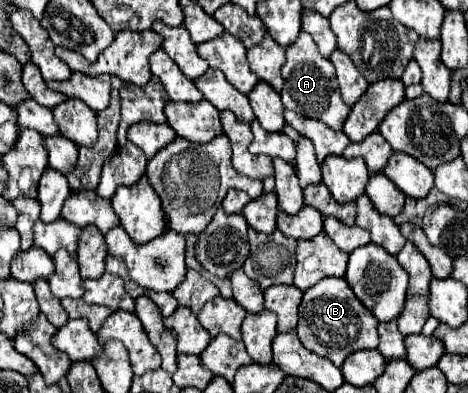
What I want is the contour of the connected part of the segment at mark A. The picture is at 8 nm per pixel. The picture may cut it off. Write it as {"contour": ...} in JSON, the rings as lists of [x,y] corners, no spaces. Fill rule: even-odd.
{"contour":[[[300,32],[296,42],[286,48],[286,64],[282,66],[282,78],[284,78],[284,88],[280,96],[284,108],[302,112],[304,116],[316,116],[332,130],[340,130],[350,108],[344,104],[340,96],[332,62],[320,56],[314,40],[306,32]]]}

